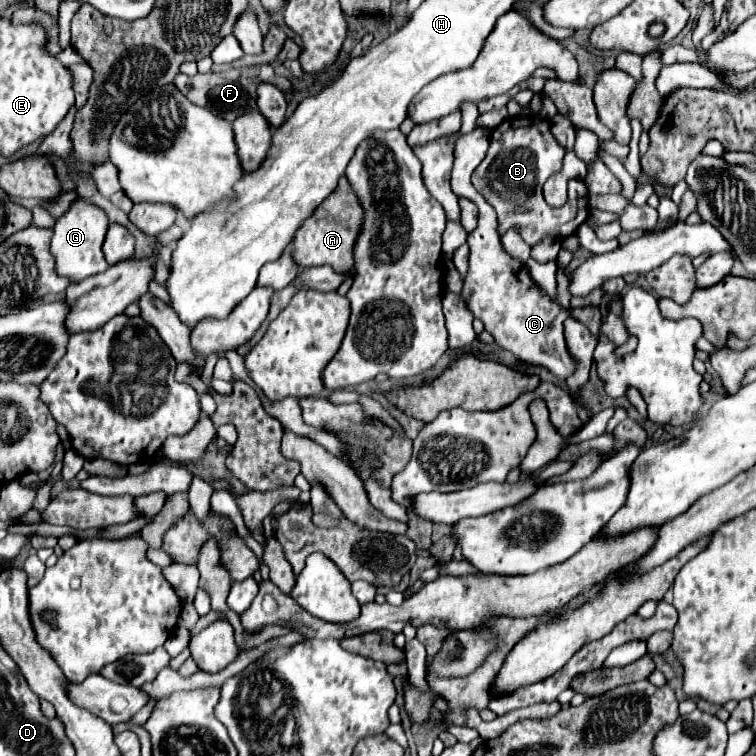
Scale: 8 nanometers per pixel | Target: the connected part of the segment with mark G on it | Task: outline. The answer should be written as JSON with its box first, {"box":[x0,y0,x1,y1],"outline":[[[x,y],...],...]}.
{"box":[51,200,109,282],"outline":[[[83,200],[75,202],[69,212],[65,212],[61,218],[57,218],[53,230],[53,240],[51,240],[51,254],[55,258],[55,270],[59,276],[71,280],[71,282],[81,282],[83,278],[87,276],[93,276],[93,274],[101,274],[107,270],[107,262],[105,262],[105,256],[103,256],[103,240],[105,240],[105,232],[107,232],[107,226],[109,226],[109,220],[107,220],[107,214],[93,206],[93,204],[87,204]]]}

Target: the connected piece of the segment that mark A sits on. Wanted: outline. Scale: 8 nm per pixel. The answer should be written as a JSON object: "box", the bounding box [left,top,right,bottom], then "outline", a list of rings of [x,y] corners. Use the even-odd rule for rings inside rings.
{"box":[293,176,363,272],"outline":[[[345,176],[341,178],[341,184],[335,188],[335,192],[305,220],[305,224],[297,230],[293,254],[301,268],[311,266],[323,266],[329,264],[335,272],[347,272],[353,266],[353,244],[357,242],[357,236],[361,232],[363,224],[363,208],[349,184],[345,184]]]}

